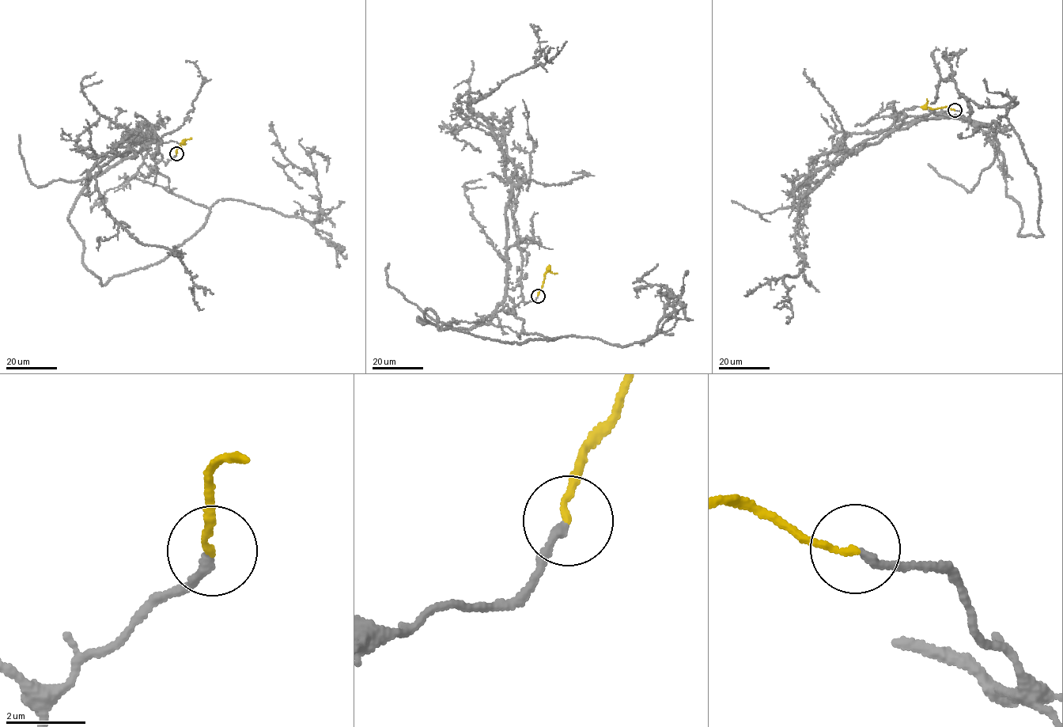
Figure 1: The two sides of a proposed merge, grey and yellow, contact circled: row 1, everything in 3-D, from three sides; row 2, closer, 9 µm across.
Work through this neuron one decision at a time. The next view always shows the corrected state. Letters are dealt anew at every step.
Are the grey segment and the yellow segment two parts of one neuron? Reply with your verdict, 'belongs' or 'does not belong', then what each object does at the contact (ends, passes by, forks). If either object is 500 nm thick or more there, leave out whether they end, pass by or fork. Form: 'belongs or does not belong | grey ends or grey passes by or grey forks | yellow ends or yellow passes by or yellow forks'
belongs | grey ends | yellow ends

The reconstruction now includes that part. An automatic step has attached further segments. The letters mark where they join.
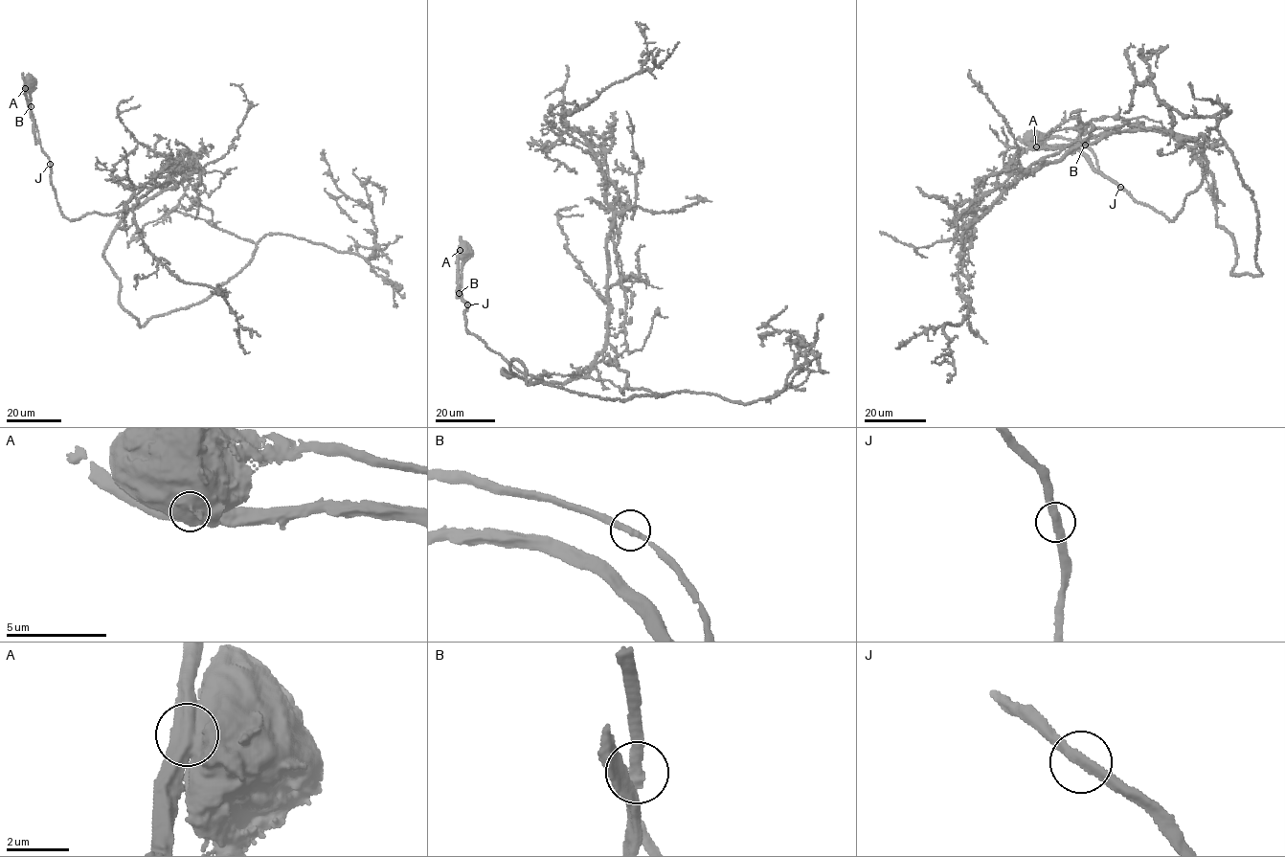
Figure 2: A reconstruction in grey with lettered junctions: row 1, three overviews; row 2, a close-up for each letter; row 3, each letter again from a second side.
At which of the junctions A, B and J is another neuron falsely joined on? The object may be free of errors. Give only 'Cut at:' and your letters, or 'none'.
Cut at: A

